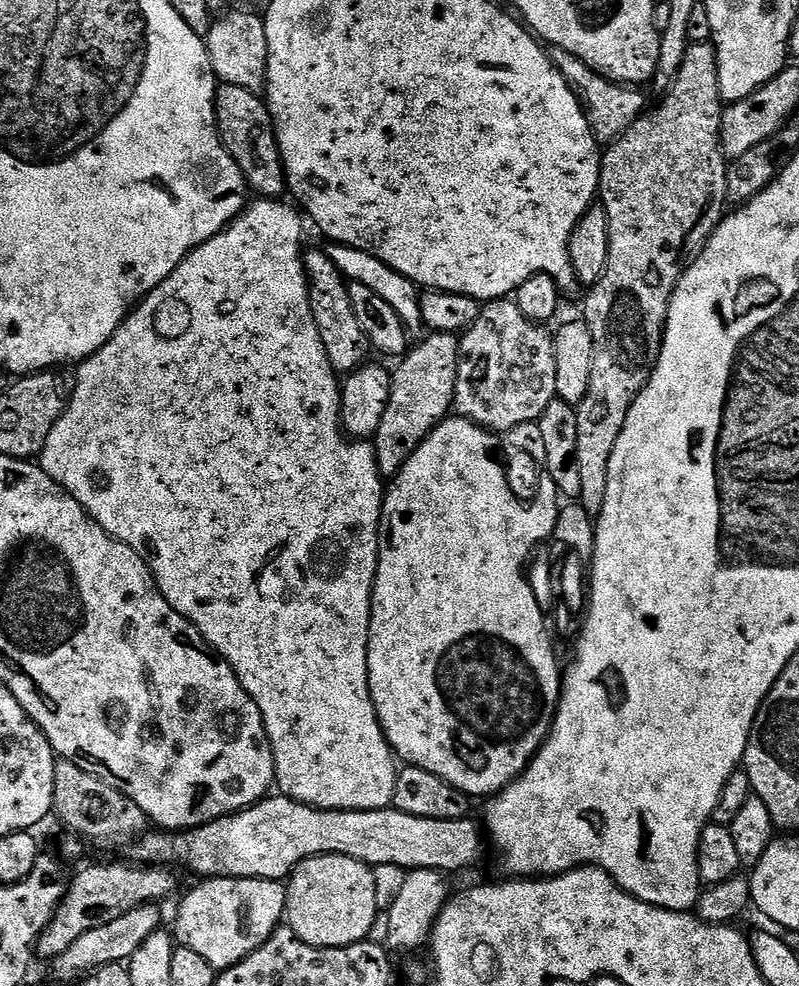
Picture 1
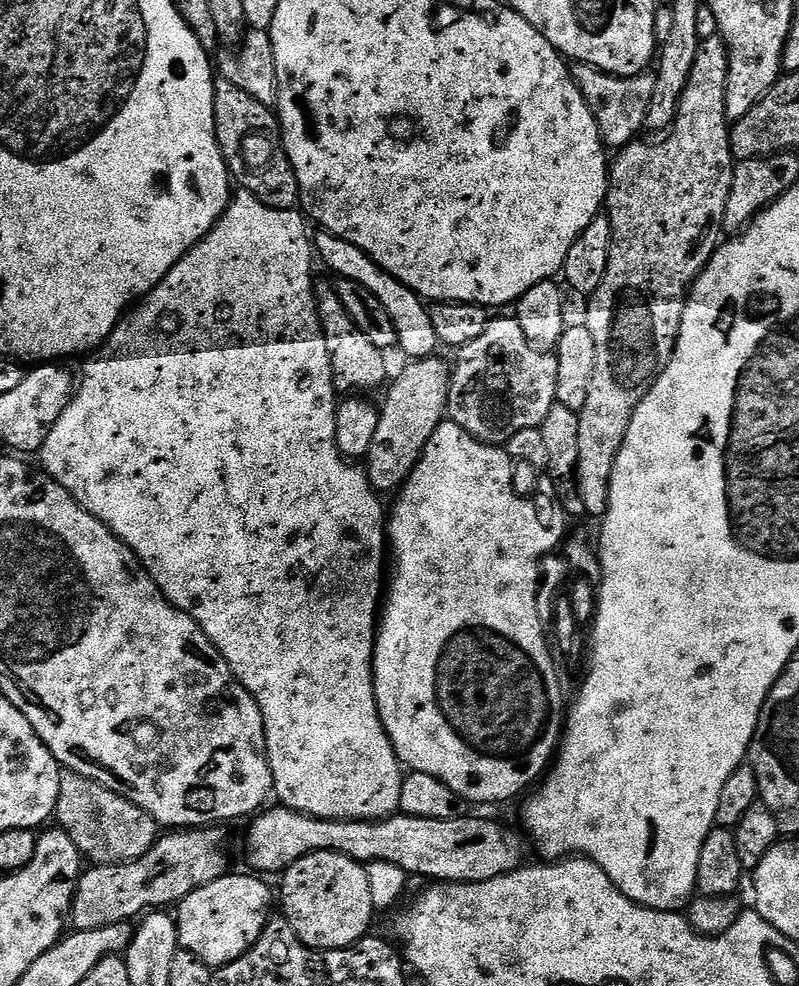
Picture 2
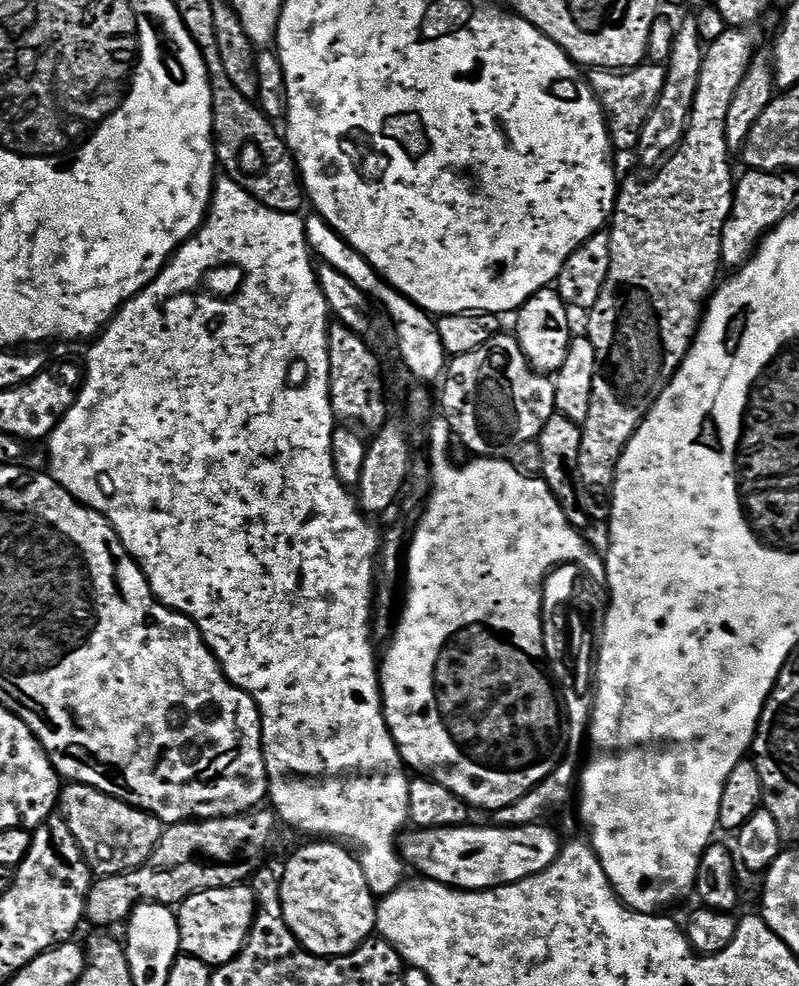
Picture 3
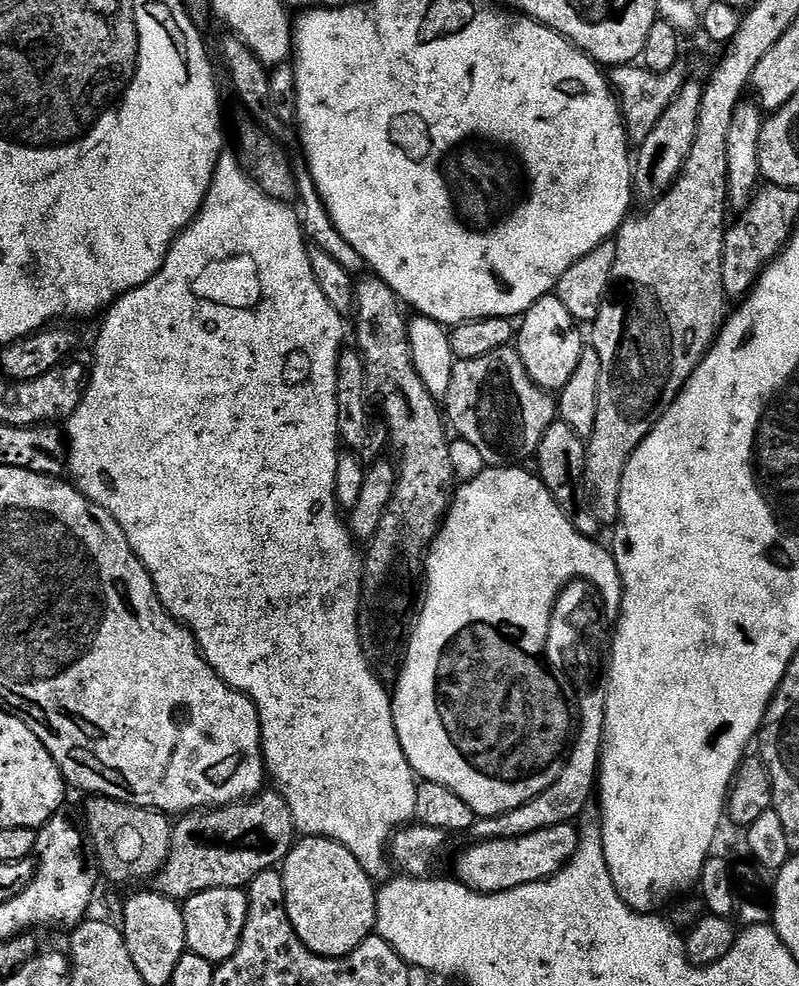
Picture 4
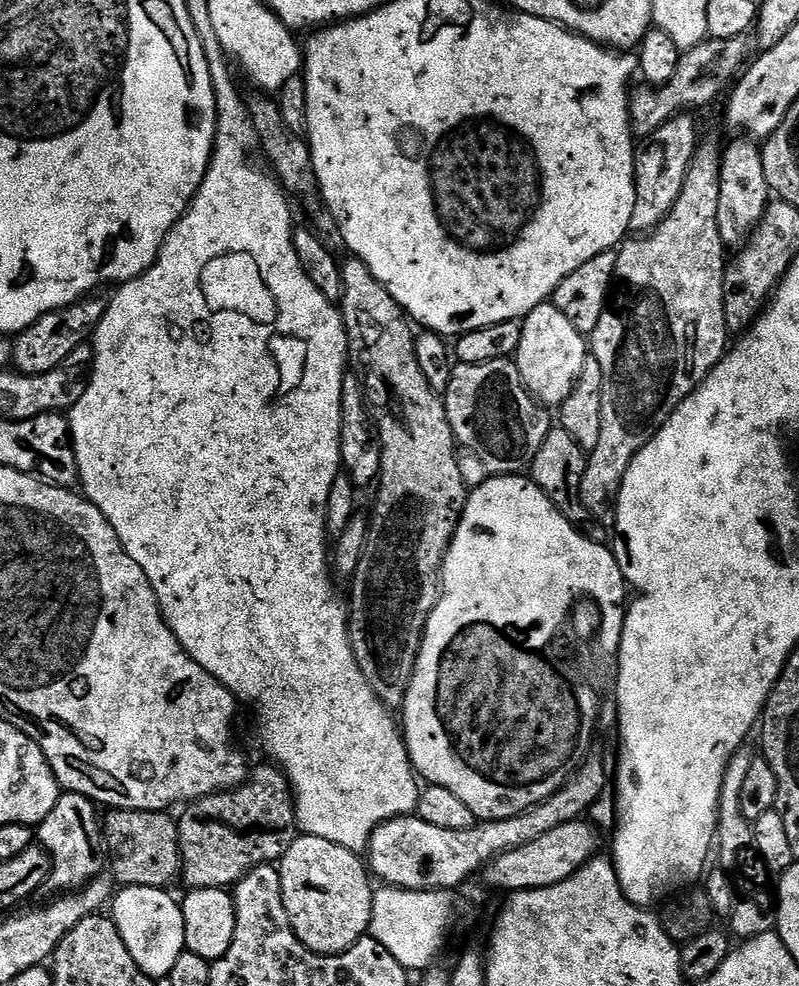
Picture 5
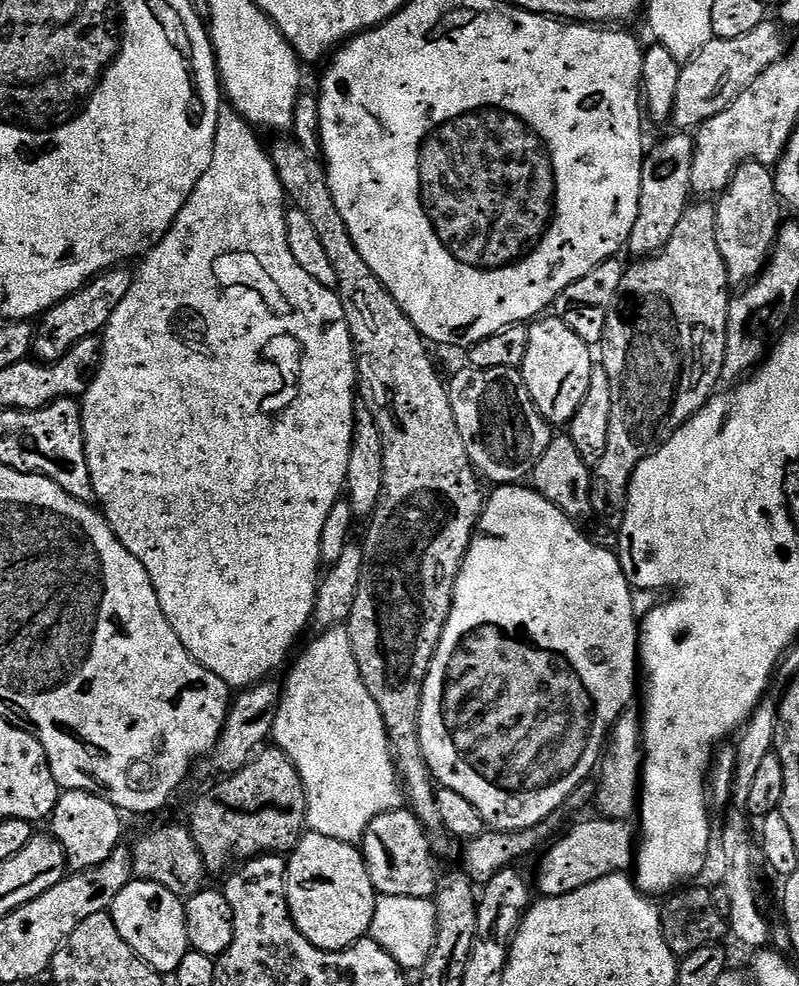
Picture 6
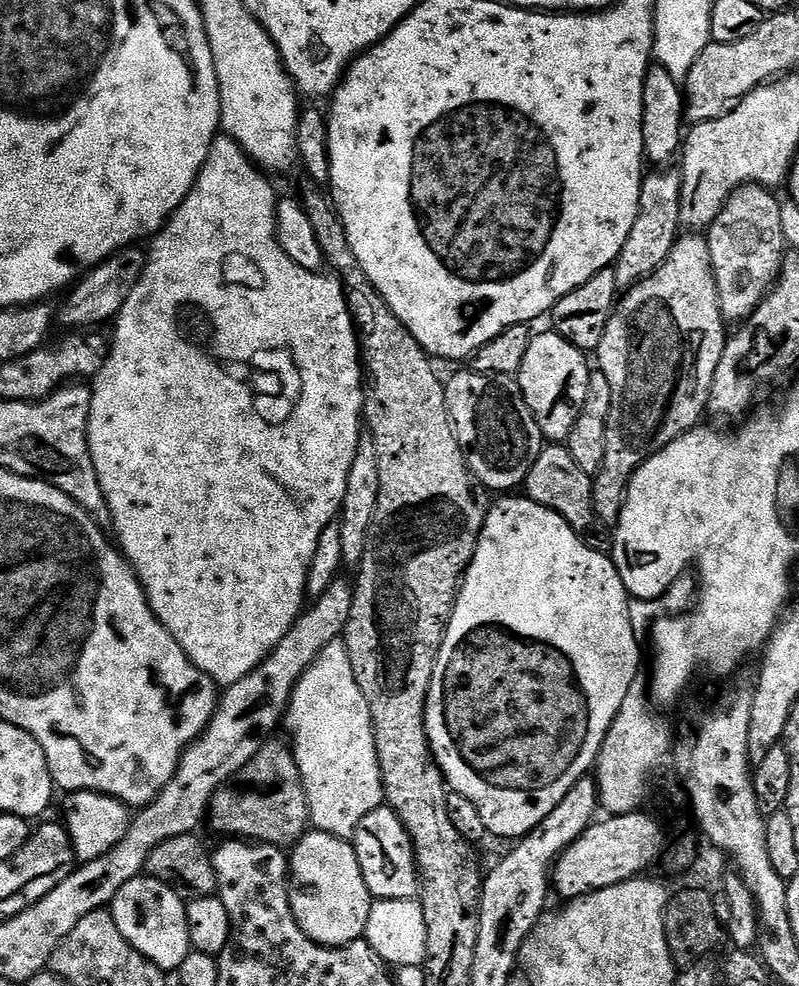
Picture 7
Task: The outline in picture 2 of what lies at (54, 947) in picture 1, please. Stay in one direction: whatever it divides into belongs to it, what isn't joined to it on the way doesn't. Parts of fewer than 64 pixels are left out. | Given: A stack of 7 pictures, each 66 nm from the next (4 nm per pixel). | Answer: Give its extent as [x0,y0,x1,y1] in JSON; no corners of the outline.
[70,826,229,932]

